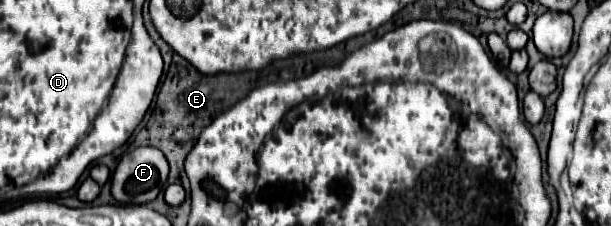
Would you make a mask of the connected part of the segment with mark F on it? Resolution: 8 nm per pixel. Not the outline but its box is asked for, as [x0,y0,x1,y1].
[111,148,169,204]

